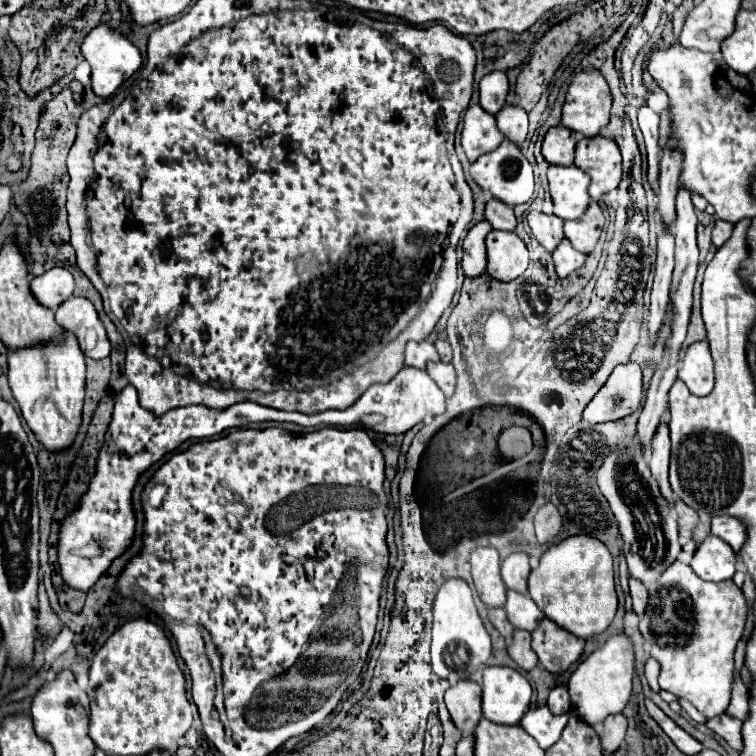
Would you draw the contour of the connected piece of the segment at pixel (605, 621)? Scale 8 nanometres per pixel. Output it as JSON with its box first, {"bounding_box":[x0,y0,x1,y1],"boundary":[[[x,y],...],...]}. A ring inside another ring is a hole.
{"bounding_box":[528,535,618,639],"boundary":[[[574,535],[550,547],[540,557],[538,567],[532,569],[528,591],[548,619],[556,621],[556,625],[576,633],[582,639],[604,633],[618,607],[612,555],[602,541],[590,535]]]}

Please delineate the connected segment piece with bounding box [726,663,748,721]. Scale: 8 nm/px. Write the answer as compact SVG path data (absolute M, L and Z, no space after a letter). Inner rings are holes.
M734 663L734 667L736 667L736 679L734 679L734 687L732 687L730 707L726 711L732 713L734 717L738 717L740 721L744 721L748 715L748 689L740 677L742 669L738 669L738 663Z

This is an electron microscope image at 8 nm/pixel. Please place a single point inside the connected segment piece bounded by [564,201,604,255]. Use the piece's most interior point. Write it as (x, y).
(583, 233)

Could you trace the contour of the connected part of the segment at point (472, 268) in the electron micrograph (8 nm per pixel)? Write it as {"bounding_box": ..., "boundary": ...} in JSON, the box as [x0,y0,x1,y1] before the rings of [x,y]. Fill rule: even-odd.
{"bounding_box":[462,221,492,277],"boundary":[[[478,221],[472,225],[464,237],[464,257],[462,257],[462,269],[466,277],[478,277],[486,273],[486,257],[484,257],[484,237],[492,231],[492,225],[488,221]]]}

